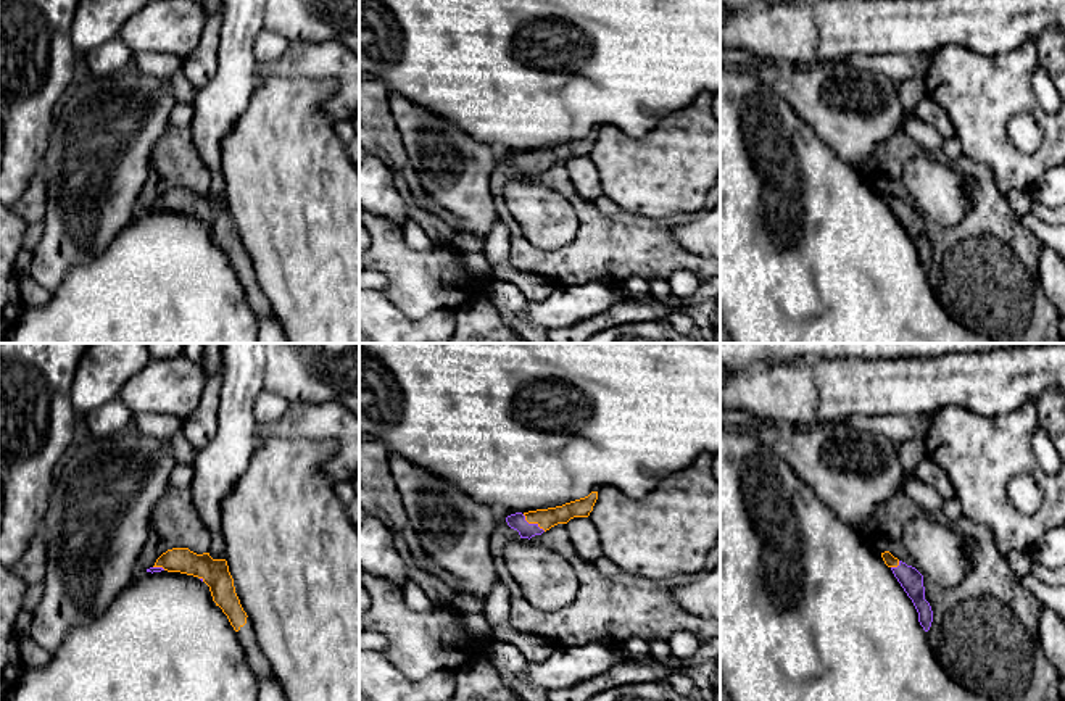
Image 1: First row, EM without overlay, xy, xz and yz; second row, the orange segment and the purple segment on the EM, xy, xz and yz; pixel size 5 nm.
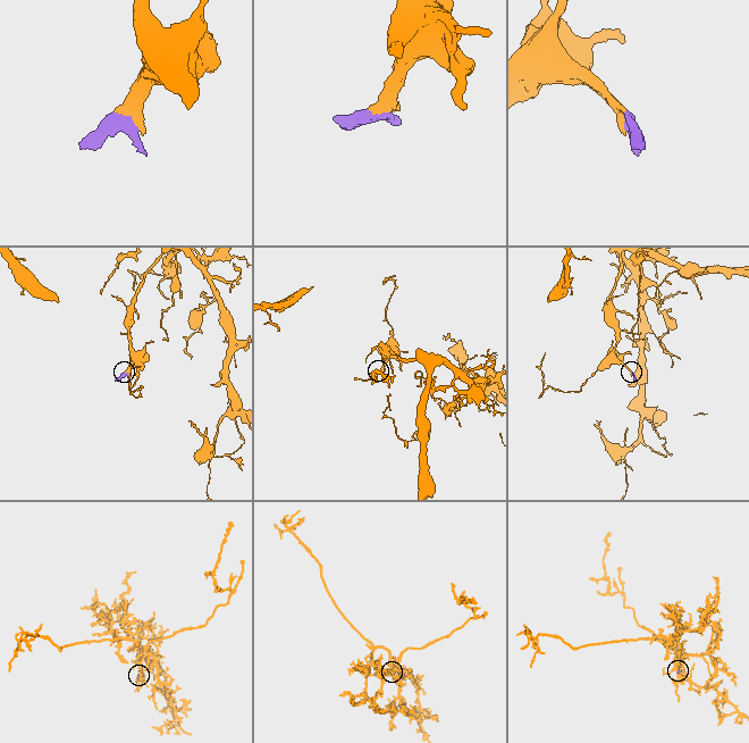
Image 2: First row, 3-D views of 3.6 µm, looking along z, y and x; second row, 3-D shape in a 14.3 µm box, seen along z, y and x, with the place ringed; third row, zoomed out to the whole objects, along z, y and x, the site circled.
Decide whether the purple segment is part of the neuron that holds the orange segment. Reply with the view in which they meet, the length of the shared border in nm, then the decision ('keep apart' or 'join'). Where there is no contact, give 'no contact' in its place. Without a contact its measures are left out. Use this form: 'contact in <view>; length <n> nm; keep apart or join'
contact in xz; length 150 nm; join

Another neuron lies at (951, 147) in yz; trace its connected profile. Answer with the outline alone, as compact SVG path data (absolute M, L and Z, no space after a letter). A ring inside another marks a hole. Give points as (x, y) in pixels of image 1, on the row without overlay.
M943 137L943 145L941 145L944 155L951 160L951 161L957 161L963 153L962 153L962 147L957 140L957 137Z

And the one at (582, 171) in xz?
M574 156L566 163L566 168L575 192L582 198L595 201L603 195L598 169L588 156Z

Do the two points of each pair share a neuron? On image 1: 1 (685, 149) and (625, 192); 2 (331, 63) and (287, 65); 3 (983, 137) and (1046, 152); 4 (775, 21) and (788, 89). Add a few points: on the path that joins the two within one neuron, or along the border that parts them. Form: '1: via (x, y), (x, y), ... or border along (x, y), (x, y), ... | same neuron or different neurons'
1: via (671, 163), (659, 174), (640, 178) | same neuron
2: via (319, 63), (298, 63) | same neuron
3: via (999, 153), (1006, 160), (1030, 160) | same neuron
4: border along (820, 60), (811, 65), (769, 62) | different neurons

